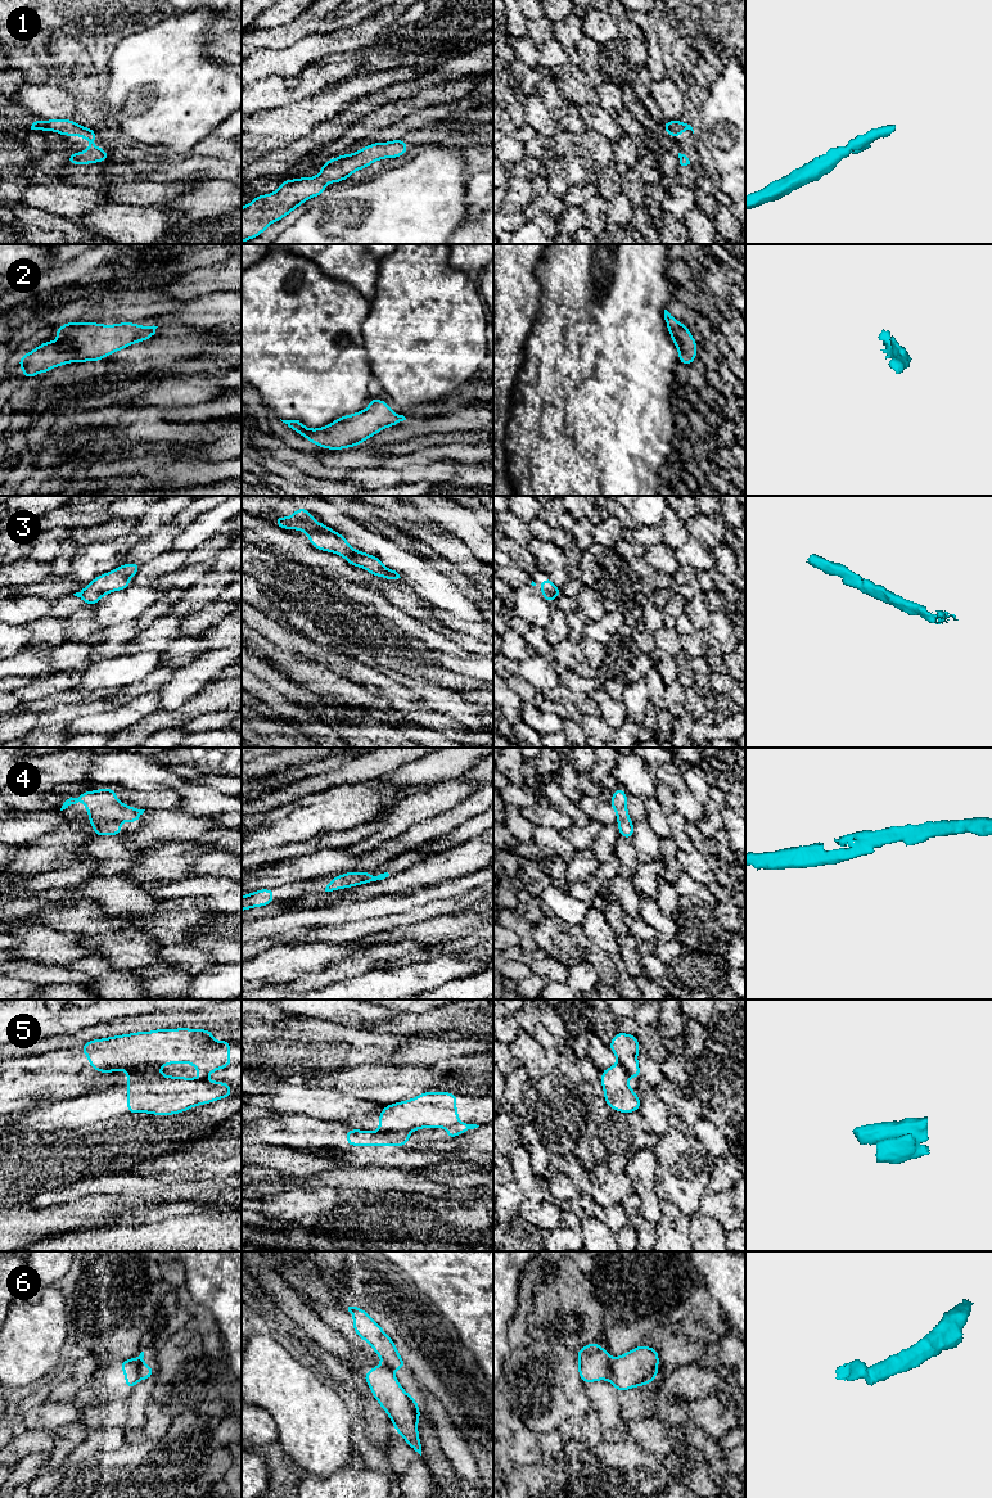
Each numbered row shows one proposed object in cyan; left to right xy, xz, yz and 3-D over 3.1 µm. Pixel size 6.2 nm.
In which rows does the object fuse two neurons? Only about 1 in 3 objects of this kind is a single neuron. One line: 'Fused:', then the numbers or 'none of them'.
Fused: 5, 6

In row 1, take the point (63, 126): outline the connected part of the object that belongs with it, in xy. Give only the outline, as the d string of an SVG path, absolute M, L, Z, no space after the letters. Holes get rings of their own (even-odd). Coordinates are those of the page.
M51 119L51 121L36 121L32 123L31 130L55 131L62 136L75 135L77 137L86 137L90 143L87 150L68 154L68 164L91 164L95 162L107 162L108 152L105 149L96 148L94 145L96 131L76 125L72 119Z

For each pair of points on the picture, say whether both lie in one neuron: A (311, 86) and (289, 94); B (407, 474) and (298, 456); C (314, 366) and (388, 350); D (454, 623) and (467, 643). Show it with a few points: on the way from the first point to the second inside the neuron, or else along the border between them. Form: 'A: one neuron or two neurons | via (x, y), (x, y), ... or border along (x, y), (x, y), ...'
A: one neuron | via (306, 86), (294, 89)
B: one neuron | via (380, 477), (347, 477), (325, 472)
C: two neurons | border along (361, 325), (363, 346), (368, 356), (374, 384)
D: one neuron | via (459, 628), (467, 637)

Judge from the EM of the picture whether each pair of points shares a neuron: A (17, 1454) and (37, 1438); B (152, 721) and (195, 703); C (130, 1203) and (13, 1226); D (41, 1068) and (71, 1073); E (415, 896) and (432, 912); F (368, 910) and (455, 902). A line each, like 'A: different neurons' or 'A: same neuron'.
A: same neuron
B: same neuron
C: same neuron
D: same neuron
E: different neurons
F: different neurons

